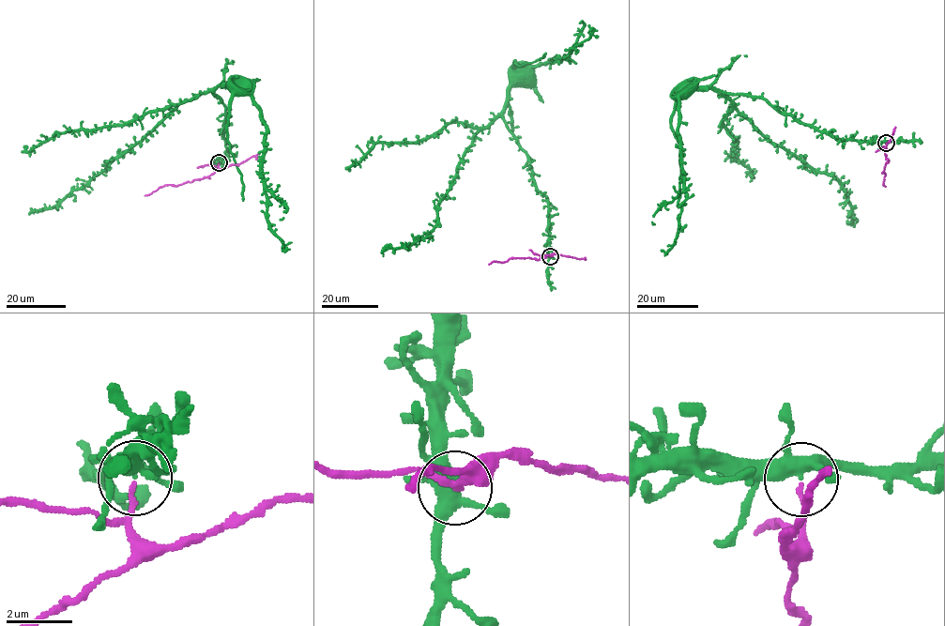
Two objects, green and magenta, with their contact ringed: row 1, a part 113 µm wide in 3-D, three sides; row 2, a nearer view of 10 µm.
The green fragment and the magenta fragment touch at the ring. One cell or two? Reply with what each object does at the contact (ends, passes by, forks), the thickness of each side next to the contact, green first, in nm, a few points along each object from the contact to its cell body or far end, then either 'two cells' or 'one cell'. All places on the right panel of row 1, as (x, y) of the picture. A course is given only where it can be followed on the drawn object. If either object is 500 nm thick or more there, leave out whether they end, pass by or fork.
green forks there; magenta ends there; 400 nm thick on the green side, 140 nm on the other; green runs (886, 142), (836, 140), (762, 99), (723, 95), (770, 142), (833, 175), (850, 221), (858, 220); magenta runs (886, 143), (884, 153), (889, 161), (882, 173), (886, 187); two cells

